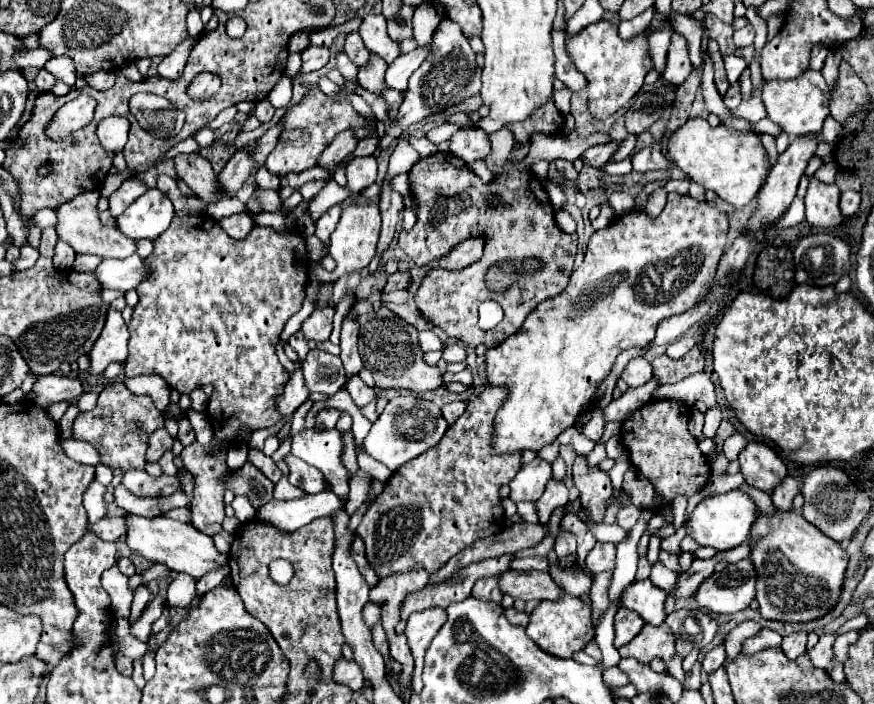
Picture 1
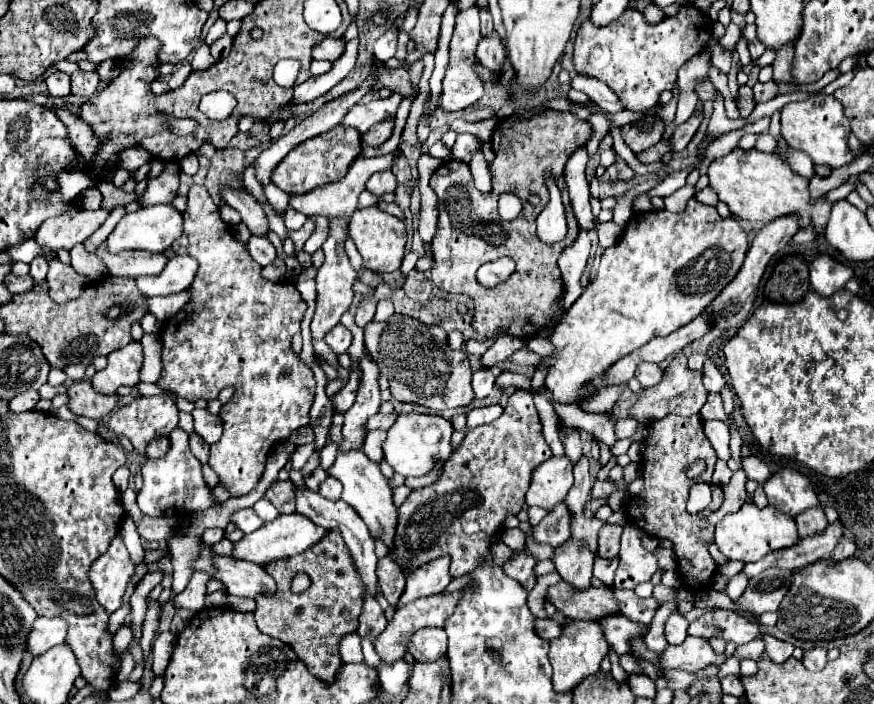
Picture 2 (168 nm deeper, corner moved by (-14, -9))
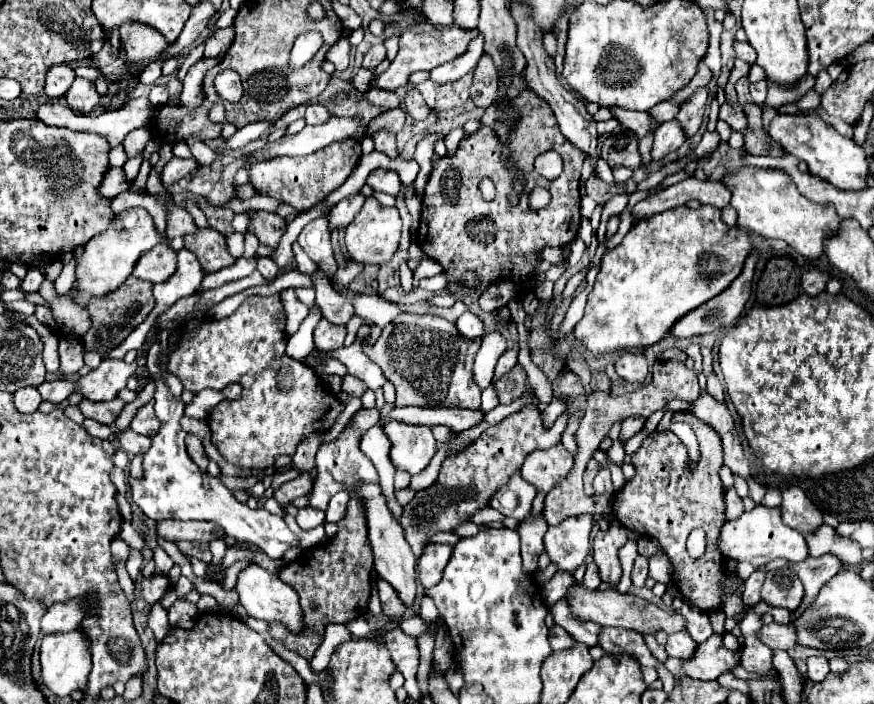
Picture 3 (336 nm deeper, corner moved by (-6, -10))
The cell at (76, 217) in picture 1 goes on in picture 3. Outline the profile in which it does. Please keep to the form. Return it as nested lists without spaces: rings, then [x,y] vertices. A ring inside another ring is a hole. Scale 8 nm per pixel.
[[[160,243],[158,247],[146,251],[146,255],[138,259],[138,265],[134,265],[134,277],[150,283],[162,283],[174,271],[176,271],[176,251],[166,243]]]

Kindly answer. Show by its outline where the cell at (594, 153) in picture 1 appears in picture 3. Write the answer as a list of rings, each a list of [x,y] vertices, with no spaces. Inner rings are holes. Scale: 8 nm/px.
[[[672,119],[668,123],[662,123],[654,135],[654,145],[652,145],[652,159],[660,161],[668,153],[676,151],[682,143],[686,141],[686,135],[682,127]]]

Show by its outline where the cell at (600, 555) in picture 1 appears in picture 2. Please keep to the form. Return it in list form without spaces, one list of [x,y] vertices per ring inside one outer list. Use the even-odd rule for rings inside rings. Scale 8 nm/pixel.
[[[596,558],[596,564],[594,564],[594,576],[606,584],[606,586],[612,586],[614,584],[614,572],[618,568],[618,558],[614,560],[608,560],[608,558]]]

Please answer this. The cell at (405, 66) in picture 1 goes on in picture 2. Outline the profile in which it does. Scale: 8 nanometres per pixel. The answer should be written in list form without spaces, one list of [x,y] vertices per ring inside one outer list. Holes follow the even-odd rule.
[[[392,94],[386,100],[372,100],[368,104],[358,104],[358,106],[354,106],[342,118],[340,126],[344,126],[344,128],[356,128],[360,134],[366,134],[372,124],[382,122],[382,118],[394,116],[400,102],[402,102],[402,96]]]

